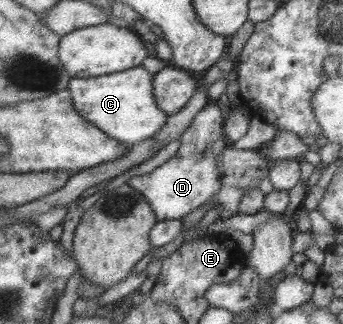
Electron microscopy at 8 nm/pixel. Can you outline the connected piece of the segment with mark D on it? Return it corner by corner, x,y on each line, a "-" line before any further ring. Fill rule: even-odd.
210,100
182,134
181,146
176,155
151,173
132,176
126,181
147,199
158,221
181,220
196,207
205,205
219,191
222,175
217,168
217,159
221,157
223,149
232,145
225,137
224,117
221,105

